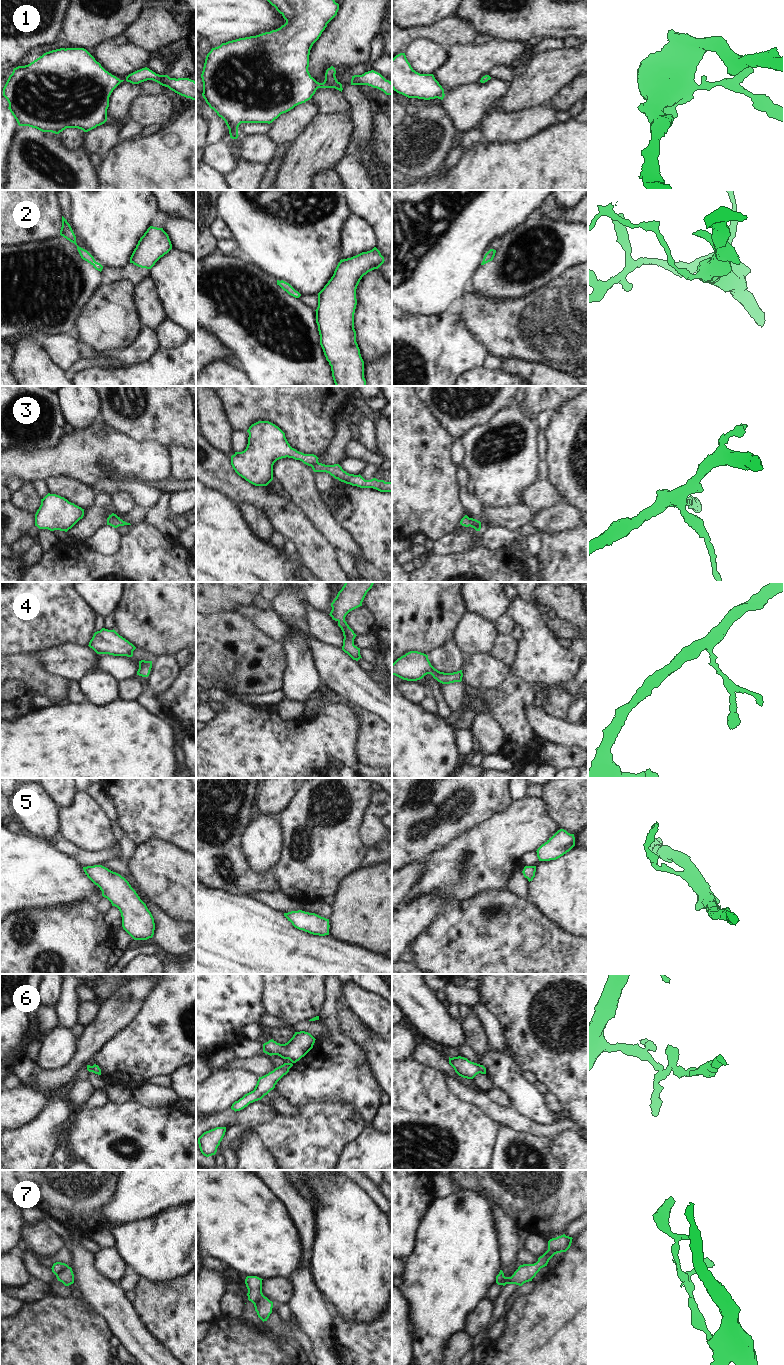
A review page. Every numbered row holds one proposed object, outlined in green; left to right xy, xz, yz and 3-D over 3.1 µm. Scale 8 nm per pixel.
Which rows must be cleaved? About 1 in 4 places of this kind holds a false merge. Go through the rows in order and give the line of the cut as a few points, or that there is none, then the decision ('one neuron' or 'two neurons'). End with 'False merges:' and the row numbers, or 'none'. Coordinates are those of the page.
1: no cut | one neuron
2: no cut | one neuron
3: no cut | one neuron
4: no cut | one neuron
5: no cut | one neuron
6: no cut | one neuron
7: xz (264, 1296), (257, 1302), (255, 1307) | two neurons
False merges: 7

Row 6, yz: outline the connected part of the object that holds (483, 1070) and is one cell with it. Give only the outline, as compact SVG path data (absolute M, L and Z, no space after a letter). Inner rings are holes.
M449 1057L449 1064L454 1068L455 1072L467 1079L473 1079L477 1074L486 1074L486 1068L483 1065L469 1061L467 1058Z

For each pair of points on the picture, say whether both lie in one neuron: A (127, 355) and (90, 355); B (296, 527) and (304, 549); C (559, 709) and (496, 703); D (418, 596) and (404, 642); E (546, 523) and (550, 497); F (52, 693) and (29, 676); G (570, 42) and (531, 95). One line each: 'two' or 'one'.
A: one
B: one
C: one
D: one
E: two
F: one
G: two

